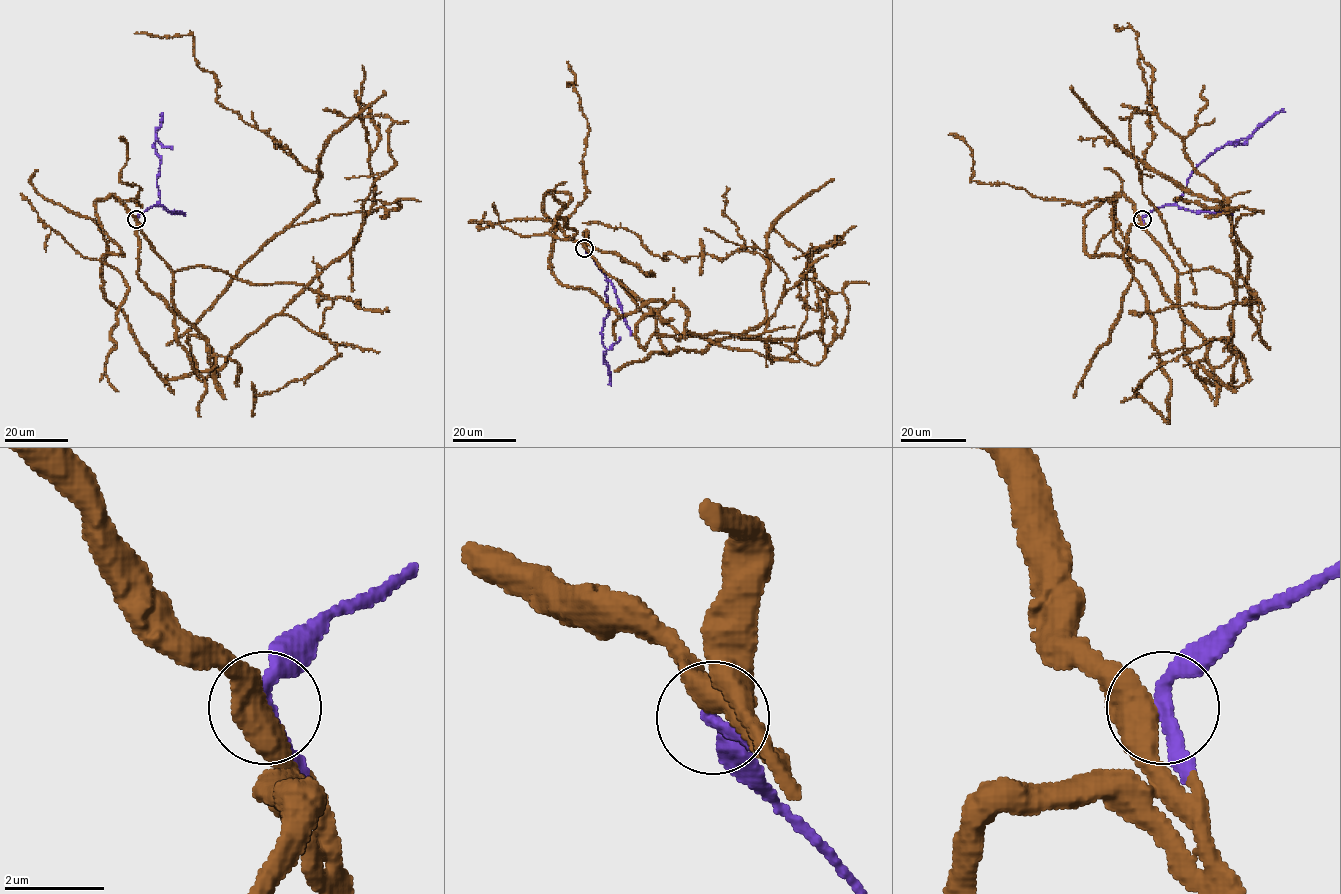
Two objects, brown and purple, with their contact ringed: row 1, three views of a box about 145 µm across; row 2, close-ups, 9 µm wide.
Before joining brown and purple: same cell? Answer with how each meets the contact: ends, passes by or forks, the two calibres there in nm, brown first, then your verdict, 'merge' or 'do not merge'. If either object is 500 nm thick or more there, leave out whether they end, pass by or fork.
brown passes by; purple passes by; 480 nm thick on the brown side, 260 nm on the other; merge

